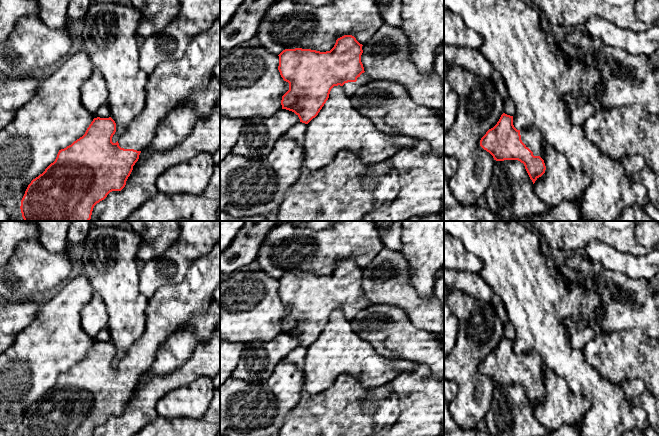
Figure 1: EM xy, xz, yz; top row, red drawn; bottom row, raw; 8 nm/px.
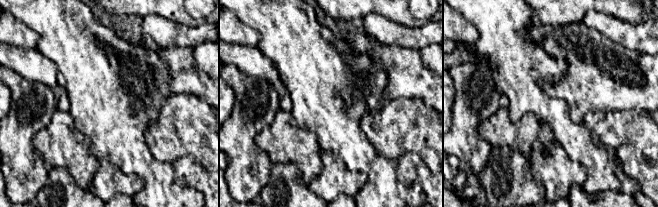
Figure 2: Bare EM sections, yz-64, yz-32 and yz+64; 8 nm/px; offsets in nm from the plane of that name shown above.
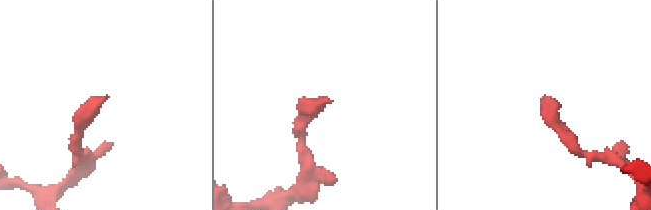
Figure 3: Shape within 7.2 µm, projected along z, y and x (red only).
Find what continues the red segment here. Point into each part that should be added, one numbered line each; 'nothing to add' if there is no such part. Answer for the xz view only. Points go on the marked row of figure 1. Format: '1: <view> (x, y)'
1: xz (350, 88)

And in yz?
1: yz (531, 137)

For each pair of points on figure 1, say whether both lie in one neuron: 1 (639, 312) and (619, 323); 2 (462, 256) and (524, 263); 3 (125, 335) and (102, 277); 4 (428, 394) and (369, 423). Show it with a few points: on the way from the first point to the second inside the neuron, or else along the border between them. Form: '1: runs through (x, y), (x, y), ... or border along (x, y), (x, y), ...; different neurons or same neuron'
1: runs through (634, 312), (630, 312), (624, 318); same neuron
2: border along (461, 243), (481, 260), (482, 268), (479, 273); different neurons
3: runs through (123, 321), (123, 299), (116, 291); same neuron
4: border along (394, 392), (398, 397), (399, 417), (391, 425); different neurons

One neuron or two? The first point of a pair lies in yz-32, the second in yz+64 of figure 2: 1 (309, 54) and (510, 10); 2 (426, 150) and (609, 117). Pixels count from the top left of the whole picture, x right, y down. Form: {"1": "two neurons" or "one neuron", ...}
{"1": "one neuron", "2": "one neuron"}

